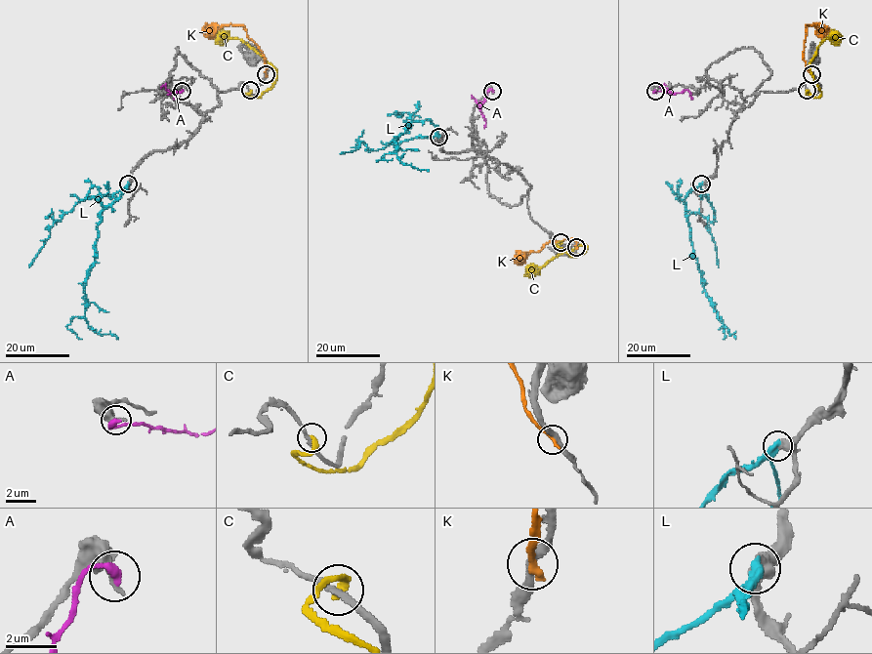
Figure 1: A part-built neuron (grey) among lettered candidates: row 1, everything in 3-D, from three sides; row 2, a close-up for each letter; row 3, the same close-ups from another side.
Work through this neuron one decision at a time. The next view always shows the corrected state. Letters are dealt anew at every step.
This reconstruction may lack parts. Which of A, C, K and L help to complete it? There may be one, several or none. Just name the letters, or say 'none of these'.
L

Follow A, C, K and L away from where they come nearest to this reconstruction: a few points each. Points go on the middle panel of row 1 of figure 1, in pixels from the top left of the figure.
A: (492, 91), (488, 91), (479, 107), (486, 122), (484, 129)
C: (560, 242), (558, 245), (572, 257), (587, 248), (585, 245), (576, 245), (560, 253), (534, 273), (524, 276)
K: (576, 248), (575, 239), (552, 241), (539, 251), (530, 252), (521, 261), (515, 260)
L: (438, 138), (436, 127), (428, 120), (411, 121), (404, 134), (394, 140), (394, 153), (403, 163), (427, 171)

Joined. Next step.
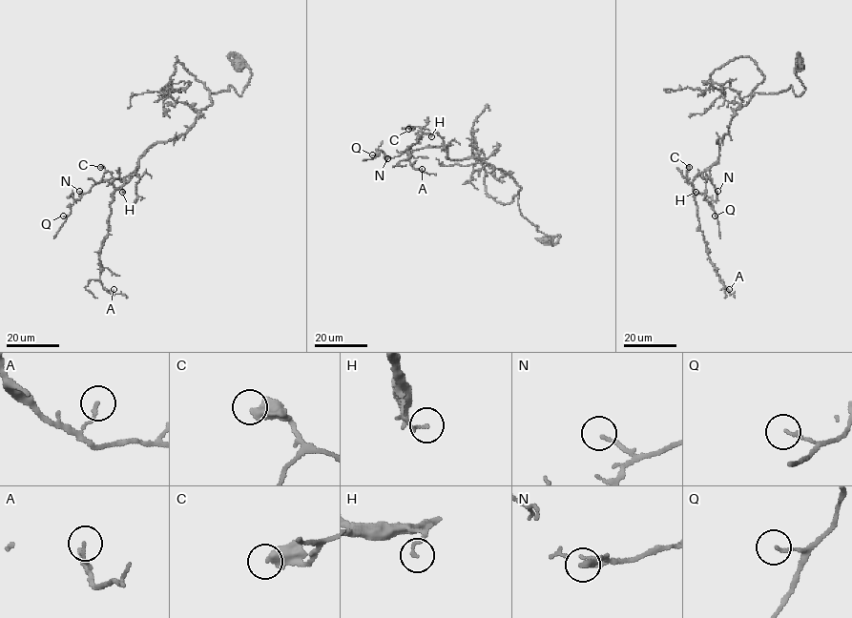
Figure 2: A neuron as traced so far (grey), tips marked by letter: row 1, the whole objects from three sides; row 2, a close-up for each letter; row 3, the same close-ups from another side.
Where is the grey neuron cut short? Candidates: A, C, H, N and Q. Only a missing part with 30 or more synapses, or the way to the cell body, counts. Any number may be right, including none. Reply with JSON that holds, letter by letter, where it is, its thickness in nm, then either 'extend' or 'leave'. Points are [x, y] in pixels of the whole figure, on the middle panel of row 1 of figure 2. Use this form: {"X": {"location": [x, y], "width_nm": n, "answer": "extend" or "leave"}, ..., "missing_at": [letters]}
{"A": {"location": [422, 169], "width_nm": 130, "answer": "leave"}, "C": {"location": [408, 129], "width_nm": 500, "answer": "leave"}, "H": {"location": [431, 136], "width_nm": 130, "answer": "leave"}, "N": {"location": [387, 158], "width_nm": 150, "answer": "leave"}, "Q": {"location": [372, 154], "width_nm": 130, "answer": "leave"}, "missing_at": []}

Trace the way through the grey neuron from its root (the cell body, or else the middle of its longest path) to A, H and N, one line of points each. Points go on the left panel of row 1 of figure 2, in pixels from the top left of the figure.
A: (238, 65), (251, 72), (240, 96), (209, 92), (114, 193), (98, 257), (114, 289)
H: (238, 65), (251, 72), (240, 96), (230, 86), (209, 92), (197, 122), (155, 143), (122, 192)
N: (238, 65), (251, 72), (240, 96), (209, 92), (185, 133), (155, 143), (122, 178), (79, 191)

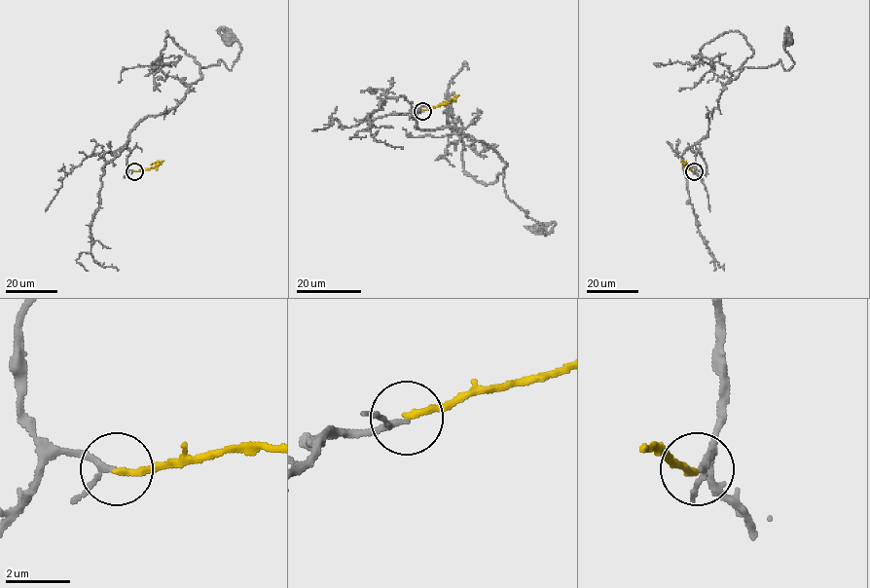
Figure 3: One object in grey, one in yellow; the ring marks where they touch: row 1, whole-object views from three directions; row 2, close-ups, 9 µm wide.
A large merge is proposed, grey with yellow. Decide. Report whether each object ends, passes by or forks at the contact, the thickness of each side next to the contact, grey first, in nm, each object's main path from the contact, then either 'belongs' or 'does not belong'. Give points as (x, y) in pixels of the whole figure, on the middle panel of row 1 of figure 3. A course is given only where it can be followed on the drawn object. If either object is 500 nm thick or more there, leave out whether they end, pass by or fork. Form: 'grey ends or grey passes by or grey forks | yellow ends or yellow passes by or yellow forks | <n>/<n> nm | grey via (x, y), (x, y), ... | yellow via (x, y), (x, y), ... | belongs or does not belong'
grey passes by | yellow ends | 140/190 nm | grey via (422, 111), (418, 128), (455, 127), (495, 151), (506, 197), (544, 235), (554, 223), (538, 232) | yellow via (422, 111), (446, 103), (458, 94) | belongs

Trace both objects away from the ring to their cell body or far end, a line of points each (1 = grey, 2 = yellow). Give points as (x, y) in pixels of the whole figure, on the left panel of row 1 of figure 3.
1: (134, 171), (130, 130), (174, 109), (201, 78), (199, 67), (221, 60), (231, 69), (240, 44), (228, 40)
2: (134, 171), (153, 168), (163, 161)

